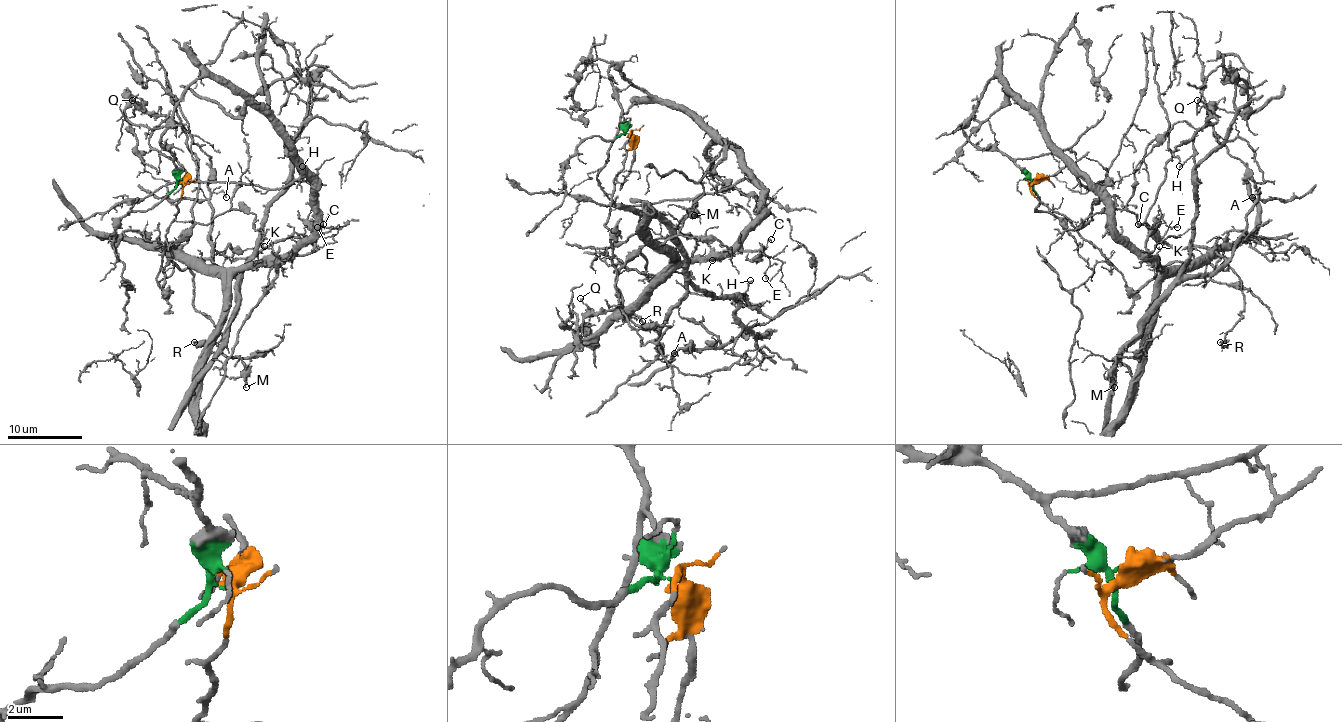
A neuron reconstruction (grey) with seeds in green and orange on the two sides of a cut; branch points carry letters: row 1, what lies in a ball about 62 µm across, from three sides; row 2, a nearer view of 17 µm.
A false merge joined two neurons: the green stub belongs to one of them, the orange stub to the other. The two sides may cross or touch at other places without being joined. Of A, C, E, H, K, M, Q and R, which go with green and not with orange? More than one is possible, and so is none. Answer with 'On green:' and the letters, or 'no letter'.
On green: C, E, K, M

